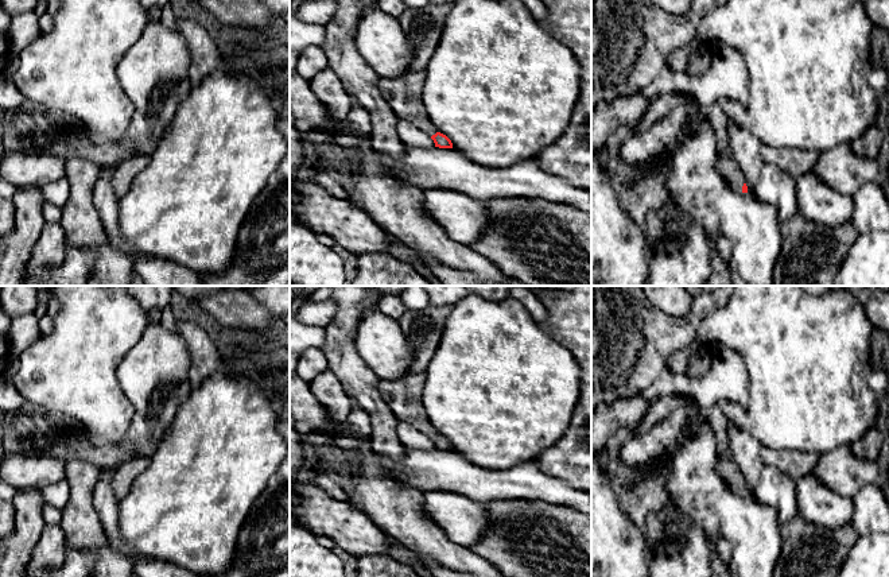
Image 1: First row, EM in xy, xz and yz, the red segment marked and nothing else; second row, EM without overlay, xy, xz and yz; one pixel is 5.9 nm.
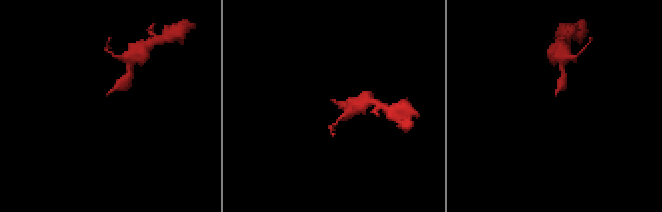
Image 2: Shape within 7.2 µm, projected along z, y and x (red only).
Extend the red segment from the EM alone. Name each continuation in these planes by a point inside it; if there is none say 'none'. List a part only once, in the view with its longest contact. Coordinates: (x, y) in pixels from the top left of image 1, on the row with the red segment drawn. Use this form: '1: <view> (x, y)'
1: yz (728, 167)

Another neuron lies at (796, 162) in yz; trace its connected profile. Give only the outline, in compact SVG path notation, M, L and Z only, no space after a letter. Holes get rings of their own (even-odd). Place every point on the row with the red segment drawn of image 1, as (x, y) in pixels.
M762 144L760 151L762 164L776 164L793 178L811 171L820 154L822 151L772 147L766 144Z

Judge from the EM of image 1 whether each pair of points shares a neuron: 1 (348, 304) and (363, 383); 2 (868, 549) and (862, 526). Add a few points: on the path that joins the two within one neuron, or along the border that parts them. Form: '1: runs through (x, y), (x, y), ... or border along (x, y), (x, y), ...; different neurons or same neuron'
1: runs through (344, 324), (345, 363); same neuron
2: border along (874, 531), (858, 537); different neurons

